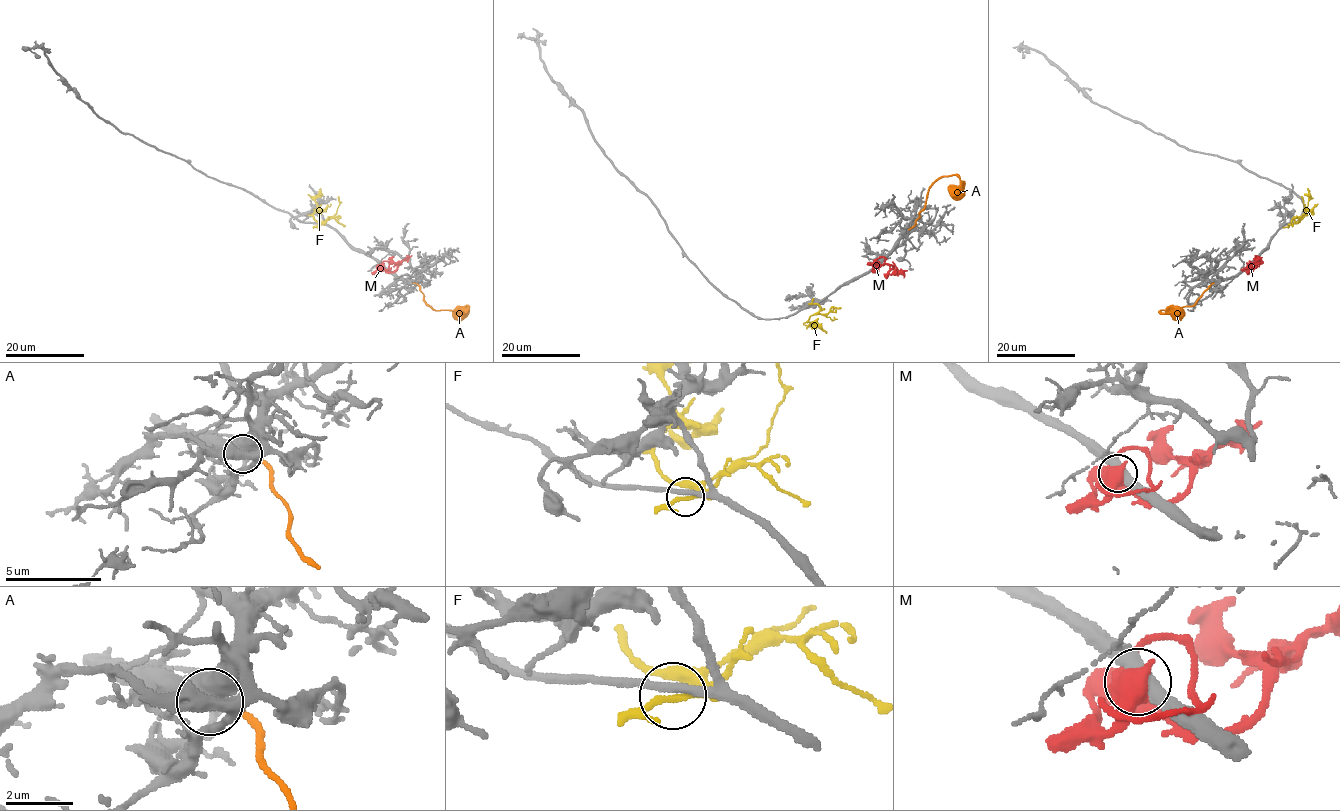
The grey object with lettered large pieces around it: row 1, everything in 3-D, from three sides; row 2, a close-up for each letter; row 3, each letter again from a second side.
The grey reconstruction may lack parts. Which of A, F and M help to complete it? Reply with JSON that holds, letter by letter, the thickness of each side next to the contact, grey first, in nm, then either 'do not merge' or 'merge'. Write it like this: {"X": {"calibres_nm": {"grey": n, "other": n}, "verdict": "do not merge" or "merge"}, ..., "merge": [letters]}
{"A": {"calibres_nm": {"grey": 550, "other": 200}, "verdict": "merge"}, "F": {"calibres_nm": {"grey": 240, "other": 140}, "verdict": "do not merge"}, "M": {"calibres_nm": {"grey": 440, "other": 550}, "verdict": "do not merge"}, "merge": ["A"]}

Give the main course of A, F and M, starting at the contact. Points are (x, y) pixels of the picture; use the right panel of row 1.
A: (1213, 283), (1193, 305), (1159, 311), (1179, 317), (1184, 314)
F: (1288, 224), (1298, 221), (1305, 214), (1307, 188)
M: (1248, 266), (1248, 271), (1255, 255)

